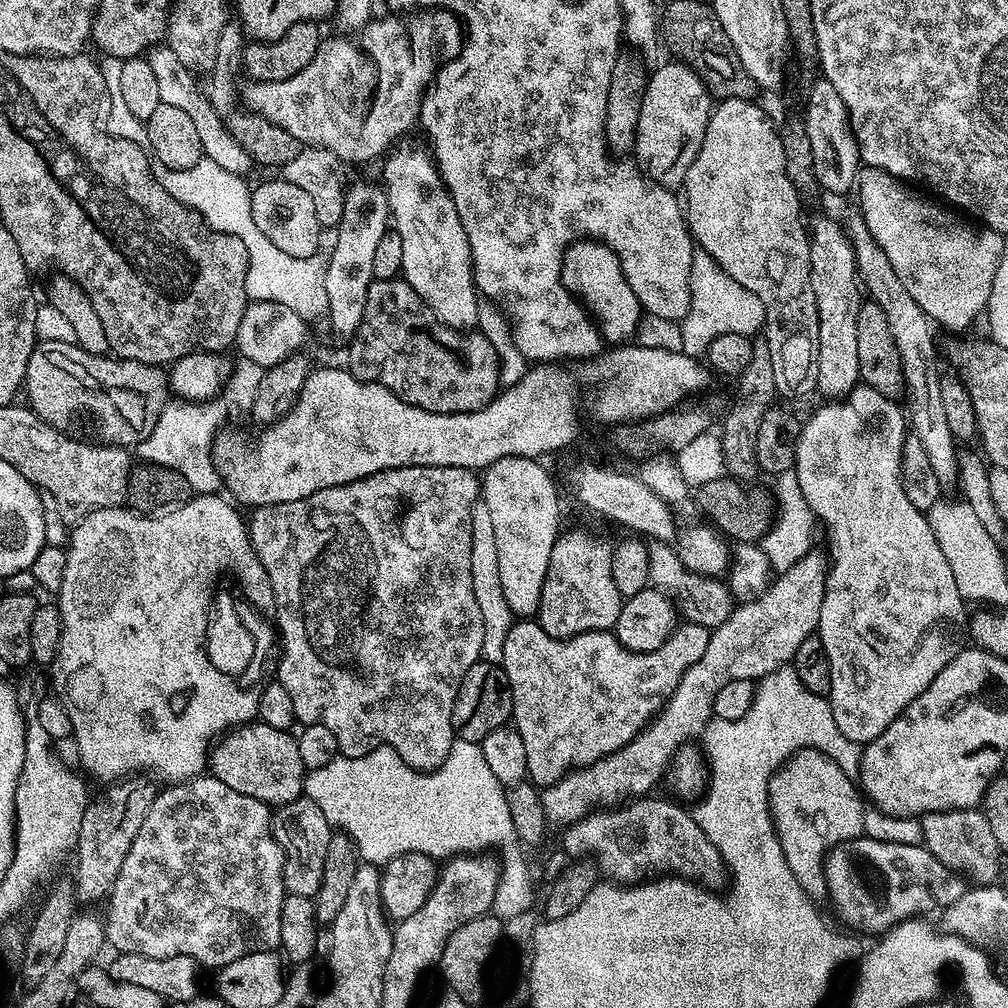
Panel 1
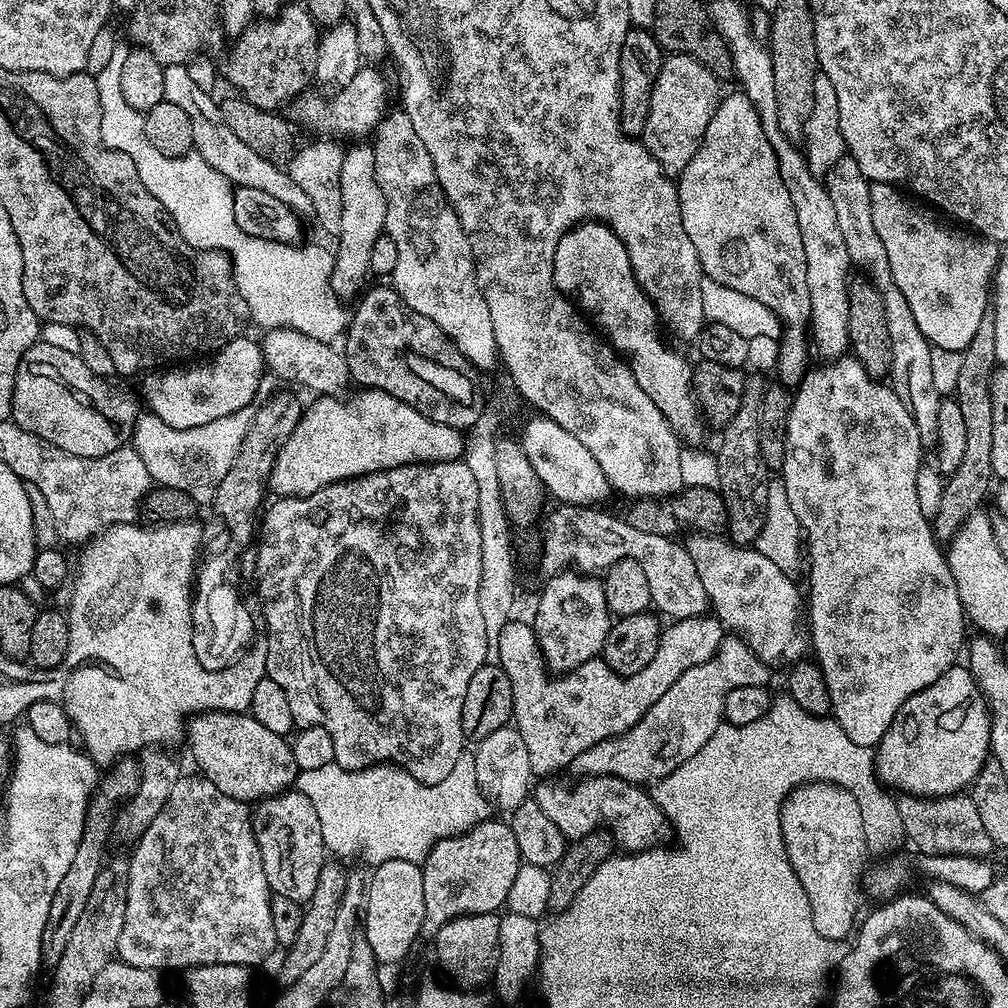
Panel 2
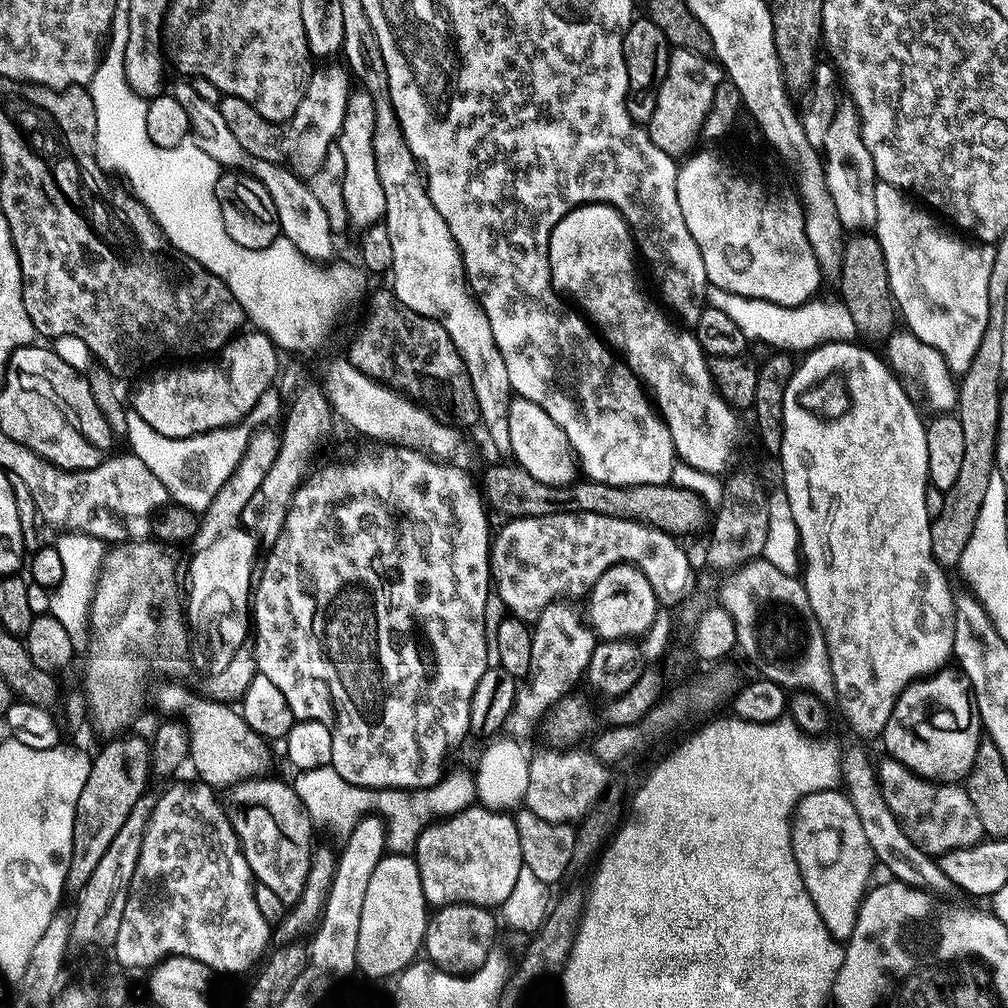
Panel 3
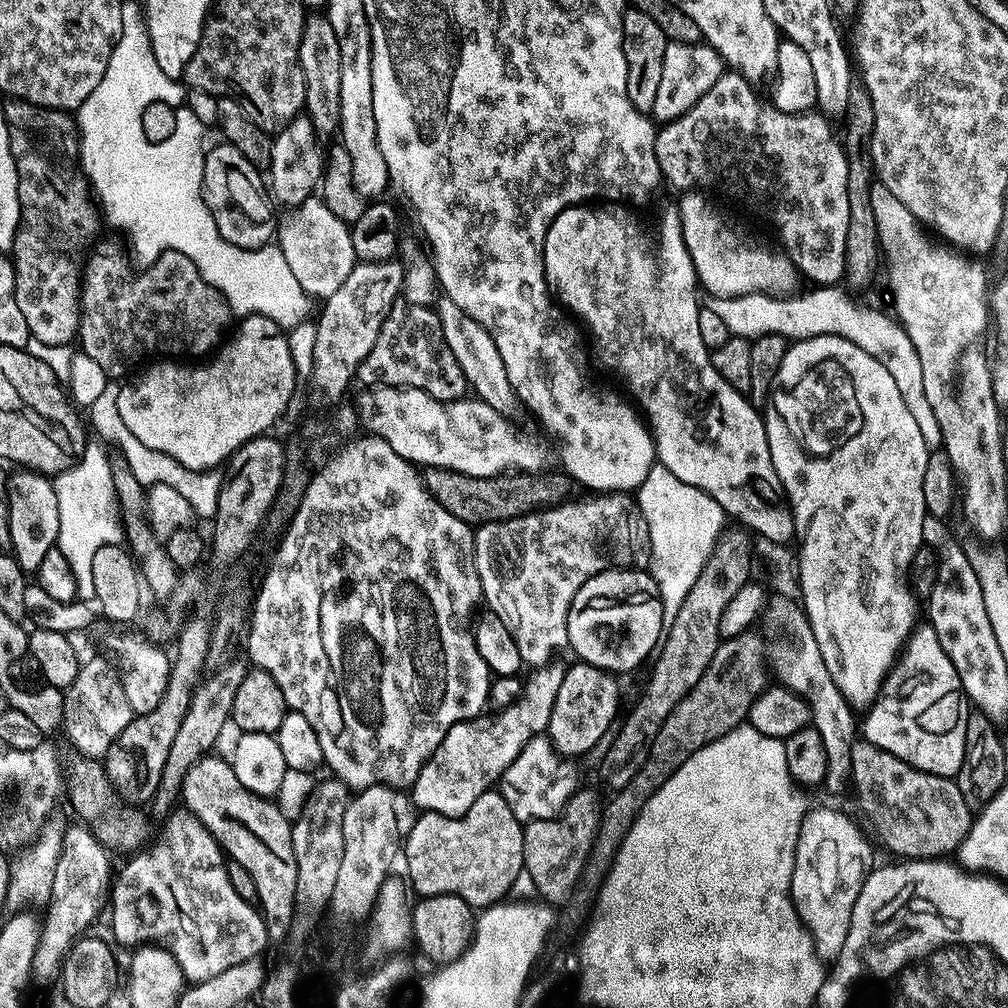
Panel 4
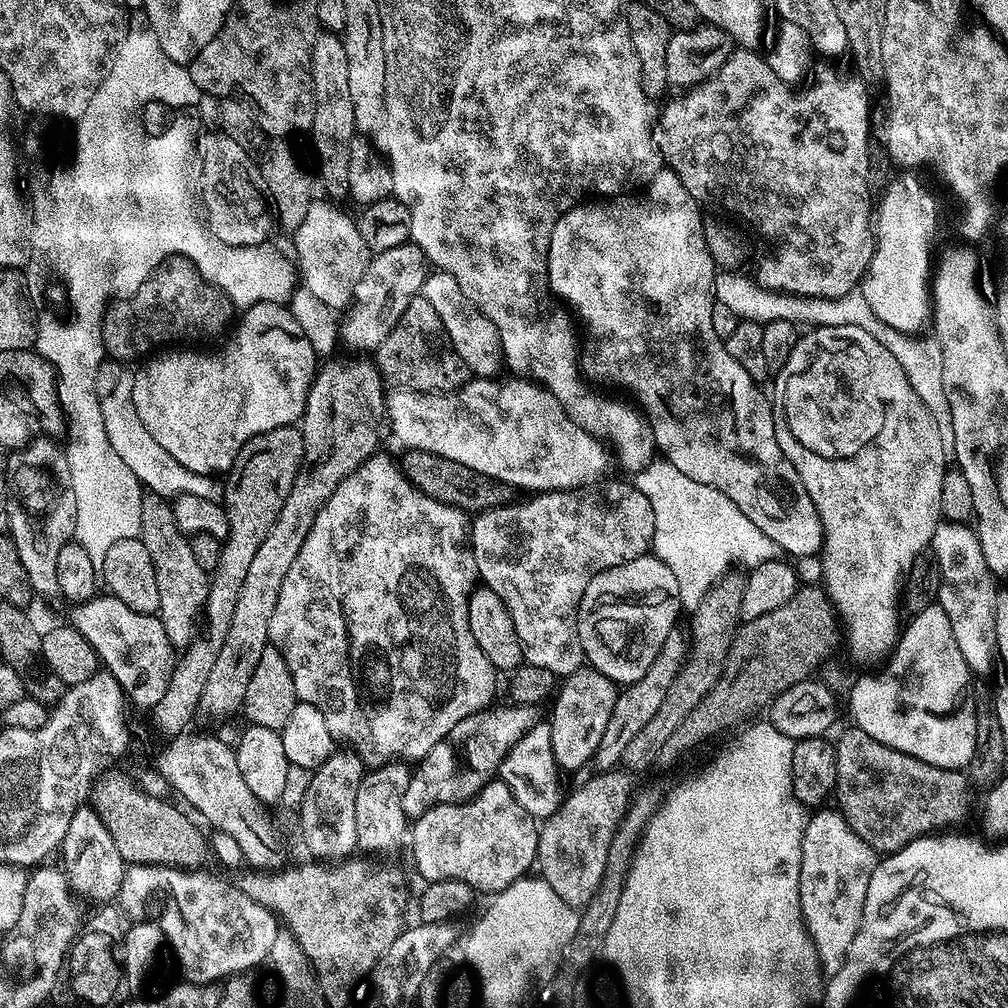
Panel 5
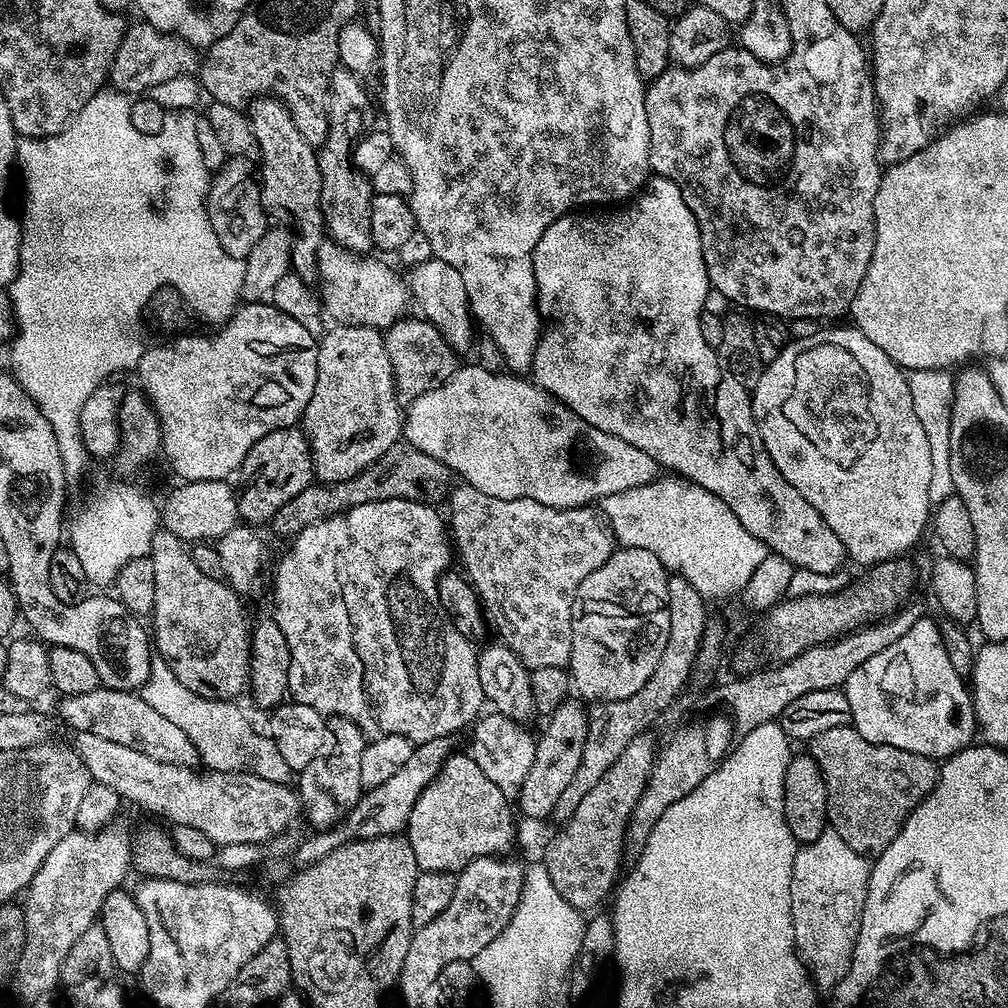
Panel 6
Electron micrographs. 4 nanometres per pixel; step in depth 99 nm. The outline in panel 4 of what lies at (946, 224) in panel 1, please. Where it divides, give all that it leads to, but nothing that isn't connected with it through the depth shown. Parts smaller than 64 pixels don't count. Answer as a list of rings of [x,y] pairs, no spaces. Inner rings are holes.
[[[873,182],[869,190],[871,209],[874,210],[875,221],[877,222],[877,238],[880,241],[883,259],[888,264],[888,280],[892,283],[892,300],[896,303],[895,315],[903,324],[906,334],[910,338],[910,342],[914,342],[914,346],[918,350],[918,358],[922,362],[922,382],[926,385],[926,398],[930,398],[930,404],[934,406],[934,416],[938,418],[941,433],[948,432],[980,432],[980,436],[984,440],[988,440],[992,436],[992,431],[1000,424],[1000,414],[1002,408],[996,404],[994,394],[992,393],[992,369],[990,367],[990,356],[984,353],[984,331],[990,328],[990,284],[988,288],[988,276],[984,273],[984,268],[979,264],[979,259],[973,258],[971,255],[965,254],[960,250],[953,250],[947,243],[937,242],[931,235],[927,236],[925,225],[914,218],[914,214],[910,214],[910,210],[906,210],[906,206],[902,206],[902,202],[898,202],[898,198],[894,198],[894,194],[890,194],[890,190],[879,182]]]

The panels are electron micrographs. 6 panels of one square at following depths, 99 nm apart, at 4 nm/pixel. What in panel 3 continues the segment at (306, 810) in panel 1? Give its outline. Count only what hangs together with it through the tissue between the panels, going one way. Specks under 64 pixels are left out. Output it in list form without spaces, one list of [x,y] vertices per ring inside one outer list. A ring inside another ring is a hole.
[[[251,778],[232,785],[223,793],[222,807],[240,839],[240,848],[253,877],[270,886],[285,906],[291,906],[302,898],[302,886],[306,886],[314,847],[314,821],[291,783],[268,779]]]

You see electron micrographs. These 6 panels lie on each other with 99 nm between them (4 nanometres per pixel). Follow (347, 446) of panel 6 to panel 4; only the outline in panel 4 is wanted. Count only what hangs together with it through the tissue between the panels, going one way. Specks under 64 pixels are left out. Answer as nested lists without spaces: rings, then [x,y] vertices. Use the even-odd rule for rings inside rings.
[[[232,658],[217,672],[207,675],[193,691],[192,699],[186,710],[186,718],[180,720],[178,734],[174,734],[174,743],[170,746],[170,754],[166,754],[166,766],[162,766],[162,778],[158,778],[156,793],[150,801],[153,817],[154,815],[160,818],[167,817],[168,813],[177,807],[190,766],[197,764],[200,757],[209,755],[215,749],[212,747],[215,746],[216,739],[219,738],[220,731],[224,728],[224,723],[227,725],[232,715],[234,694],[238,686],[242,686],[246,664],[243,659],[241,660]]]

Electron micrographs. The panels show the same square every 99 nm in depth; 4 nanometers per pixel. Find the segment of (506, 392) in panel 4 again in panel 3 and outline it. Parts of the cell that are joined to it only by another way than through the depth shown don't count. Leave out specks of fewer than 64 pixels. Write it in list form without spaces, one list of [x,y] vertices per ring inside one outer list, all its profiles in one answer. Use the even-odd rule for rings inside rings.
[[[513,395],[508,406],[508,417],[512,447],[510,456],[515,463],[526,470],[526,474],[531,474],[532,477],[538,478],[538,482],[547,484],[570,484],[577,479],[578,461],[572,447],[568,445],[566,434],[562,434],[558,422],[554,422],[554,418],[550,418],[550,414],[542,410],[542,406]]]

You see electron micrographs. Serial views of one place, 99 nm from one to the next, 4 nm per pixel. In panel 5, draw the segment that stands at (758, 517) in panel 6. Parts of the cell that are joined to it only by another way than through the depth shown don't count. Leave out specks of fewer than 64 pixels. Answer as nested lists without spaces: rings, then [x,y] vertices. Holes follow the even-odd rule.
[[[657,178],[643,194],[625,194],[615,198],[604,198],[599,202],[581,202],[572,208],[554,226],[548,239],[548,287],[553,297],[565,300],[567,307],[574,313],[575,319],[584,323],[588,337],[583,337],[582,347],[578,352],[578,368],[585,381],[596,384],[613,384],[616,388],[625,388],[640,403],[639,411],[646,417],[650,429],[650,439],[658,449],[659,455],[677,467],[682,474],[705,486],[720,491],[734,506],[758,526],[762,534],[776,542],[781,553],[792,558],[816,556],[823,543],[823,528],[820,525],[816,509],[799,504],[792,497],[786,481],[780,477],[780,468],[776,460],[781,459],[780,448],[776,444],[776,435],[772,425],[772,410],[769,401],[756,389],[754,381],[748,377],[743,363],[730,358],[722,347],[721,341],[711,332],[711,312],[714,305],[714,265],[712,256],[704,247],[704,225],[700,220],[701,205],[675,178]]]

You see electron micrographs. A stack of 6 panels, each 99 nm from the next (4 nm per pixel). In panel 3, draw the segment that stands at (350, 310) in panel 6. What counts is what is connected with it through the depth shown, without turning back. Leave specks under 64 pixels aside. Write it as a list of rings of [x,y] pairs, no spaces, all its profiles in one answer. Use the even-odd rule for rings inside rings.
[[[180,83],[184,84],[180,84],[174,89],[174,95],[178,102],[182,102],[182,110],[186,110],[188,127],[191,135],[198,141],[201,150],[210,154],[210,158],[214,158],[214,162],[218,162],[221,169],[243,170],[260,180],[262,186],[266,186],[276,207],[281,233],[286,238],[290,238],[290,242],[294,242],[294,246],[298,246],[300,253],[307,256],[309,260],[313,262],[331,261],[337,237],[332,231],[329,219],[326,218],[326,210],[322,210],[318,198],[314,198],[311,187],[301,177],[294,175],[283,163],[262,162],[262,158],[254,158],[250,154],[246,154],[246,150],[242,150],[238,138],[234,138],[234,134],[230,134],[226,121],[222,119],[219,107],[198,98],[191,83]]]

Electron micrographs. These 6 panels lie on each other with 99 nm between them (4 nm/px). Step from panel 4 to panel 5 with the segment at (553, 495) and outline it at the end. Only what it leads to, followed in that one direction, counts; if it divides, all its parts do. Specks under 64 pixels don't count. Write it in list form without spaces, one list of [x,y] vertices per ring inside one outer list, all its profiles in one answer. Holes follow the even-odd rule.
[[[413,448],[407,449],[403,454],[405,456],[399,457],[398,460],[400,471],[413,487],[424,494],[426,498],[432,498],[434,502],[442,502],[451,508],[458,508],[465,514],[475,514],[485,512],[487,508],[497,508],[513,499],[512,488],[500,484],[496,480],[480,476],[460,462],[442,458],[438,454],[430,454],[426,450],[414,450]]]

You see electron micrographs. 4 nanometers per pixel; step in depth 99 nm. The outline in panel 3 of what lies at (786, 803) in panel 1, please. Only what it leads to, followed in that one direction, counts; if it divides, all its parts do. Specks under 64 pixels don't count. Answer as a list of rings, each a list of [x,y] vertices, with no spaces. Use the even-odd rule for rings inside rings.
[[[836,788],[804,796],[792,817],[792,849],[806,890],[834,939],[847,942],[854,934],[860,903],[870,887],[874,857],[858,813],[847,795]]]

